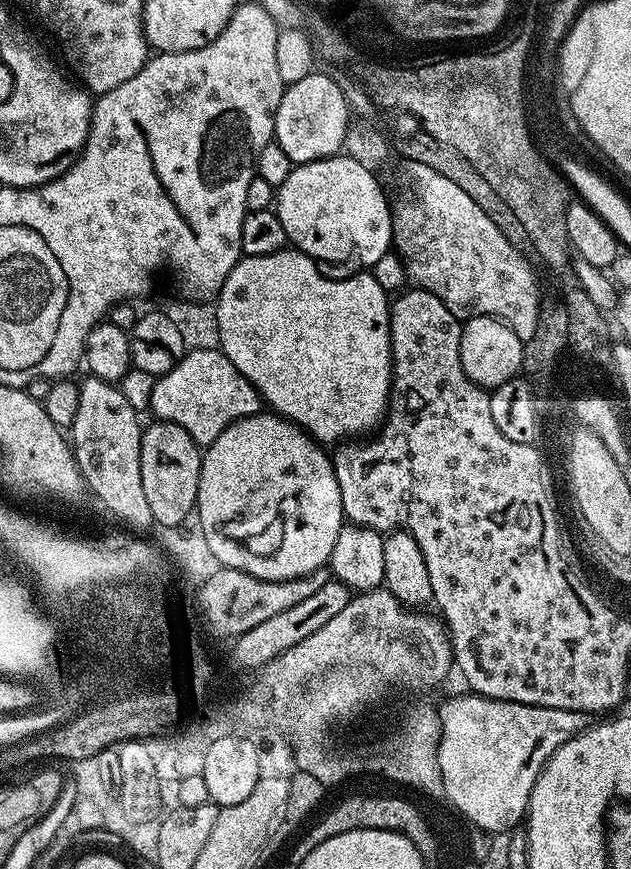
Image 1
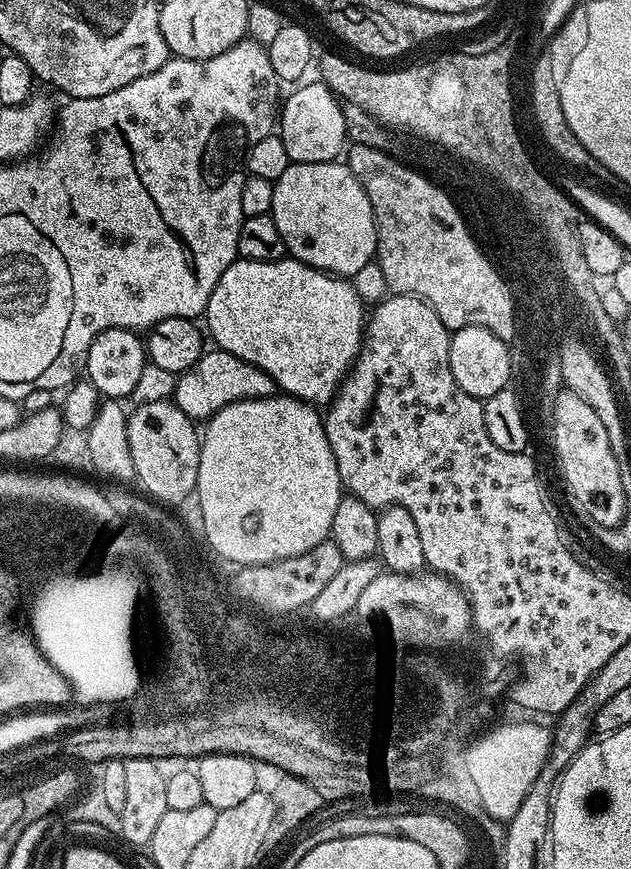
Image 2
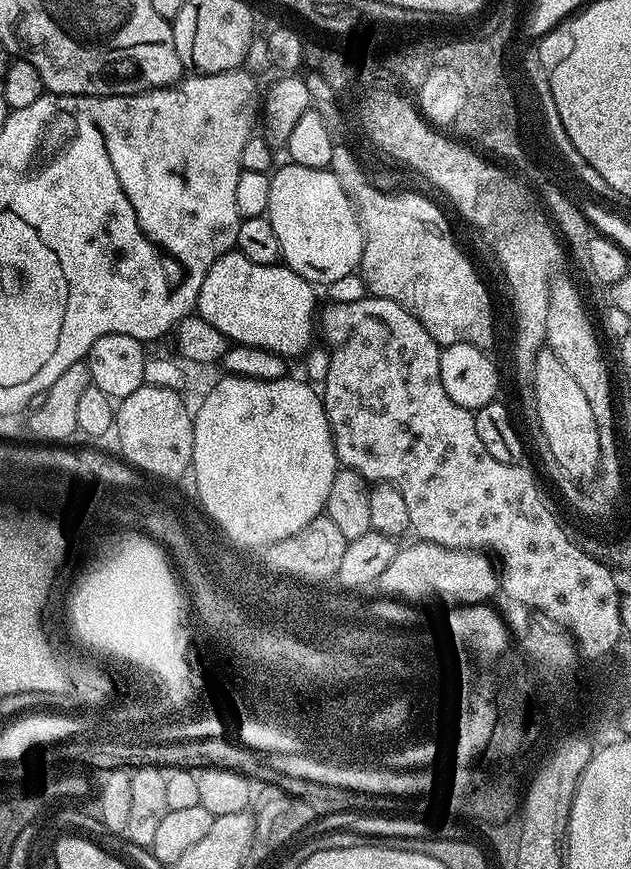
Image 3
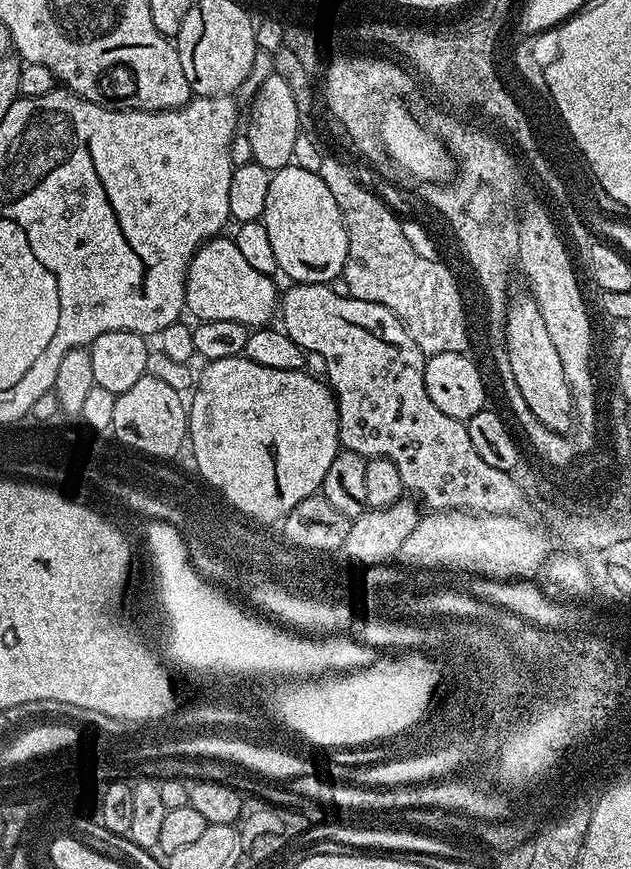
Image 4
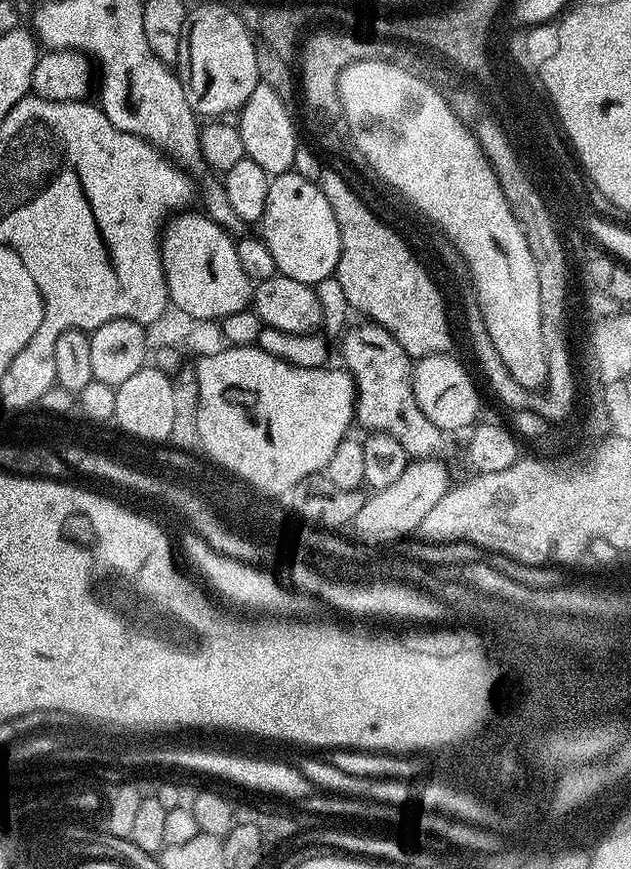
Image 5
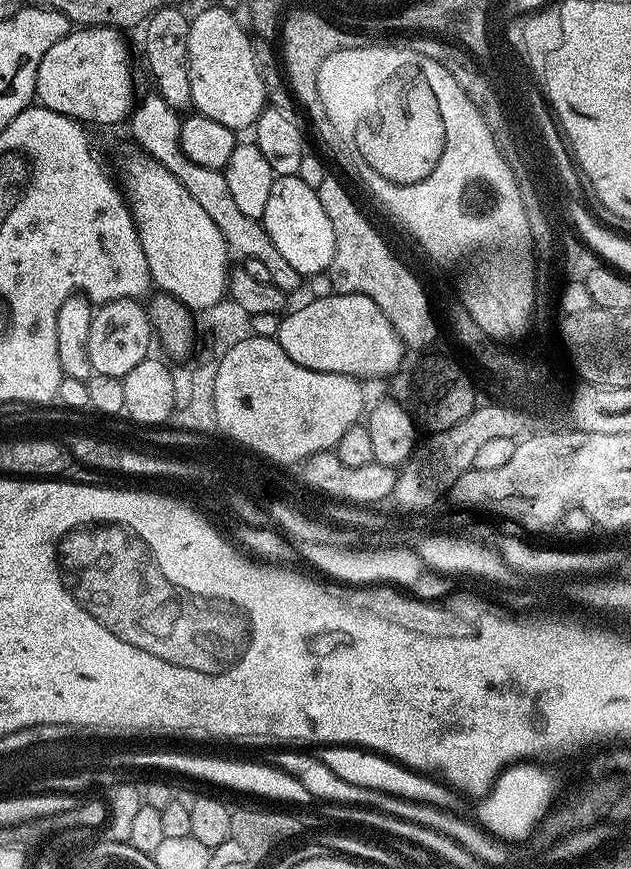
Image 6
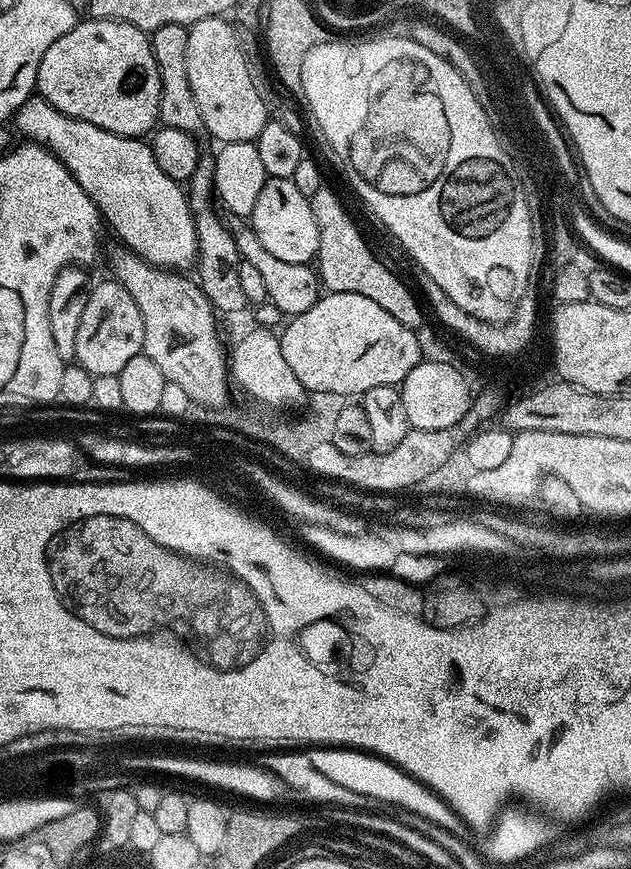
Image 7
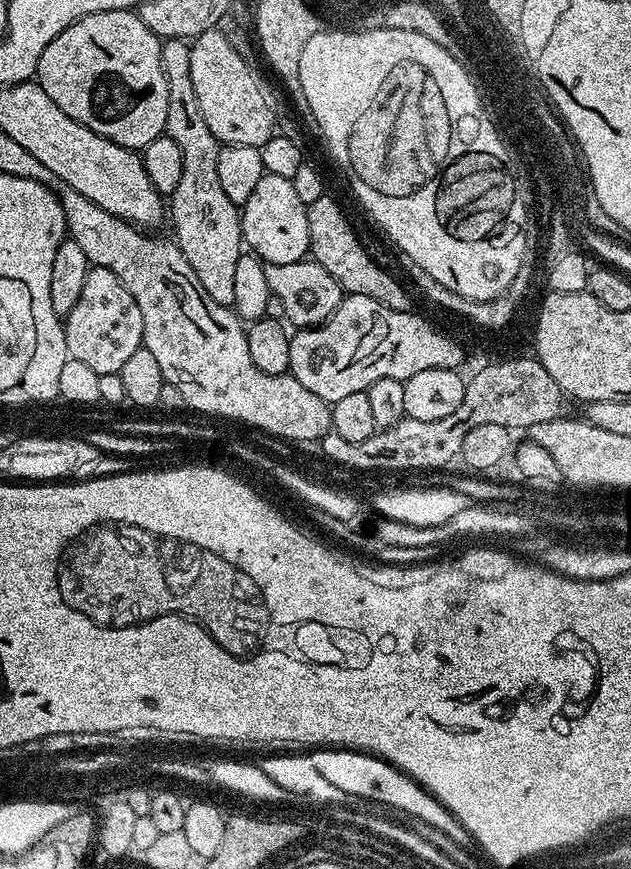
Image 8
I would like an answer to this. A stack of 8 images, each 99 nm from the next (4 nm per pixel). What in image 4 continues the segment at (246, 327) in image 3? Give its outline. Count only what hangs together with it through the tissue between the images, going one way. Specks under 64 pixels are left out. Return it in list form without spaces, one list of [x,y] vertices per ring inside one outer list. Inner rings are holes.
[[[235,239],[206,240],[192,256],[188,264],[188,281],[184,295],[184,307],[201,320],[233,320],[245,324],[250,330],[265,327],[278,312],[278,288],[276,280],[266,274],[258,274],[238,251]]]

